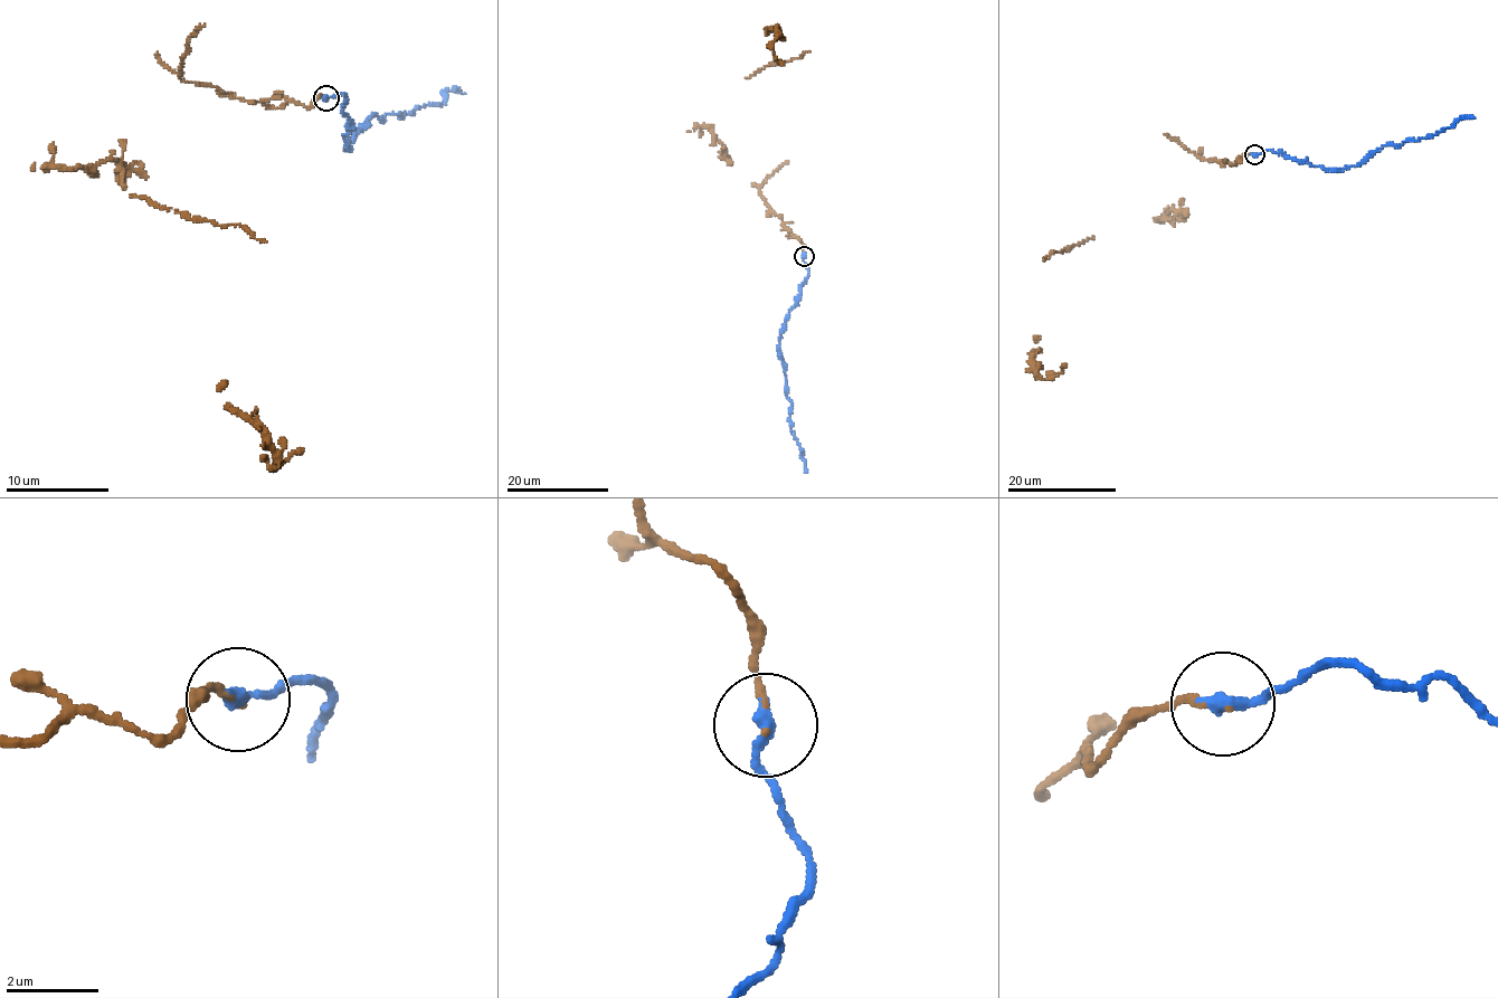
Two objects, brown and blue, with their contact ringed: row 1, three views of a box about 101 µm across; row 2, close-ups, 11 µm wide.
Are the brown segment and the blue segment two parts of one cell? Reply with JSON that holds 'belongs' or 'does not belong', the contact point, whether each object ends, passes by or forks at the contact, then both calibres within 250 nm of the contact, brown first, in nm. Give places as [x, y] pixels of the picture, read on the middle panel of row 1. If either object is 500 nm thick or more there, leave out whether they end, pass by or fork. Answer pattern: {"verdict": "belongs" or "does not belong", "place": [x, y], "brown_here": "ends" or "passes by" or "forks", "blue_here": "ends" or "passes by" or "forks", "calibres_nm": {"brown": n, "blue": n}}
{"verdict": "belongs", "place": [804, 256], "brown_here": "ends", "blue_here": "ends", "calibres_nm": {"brown": 80, "blue": 320}}

